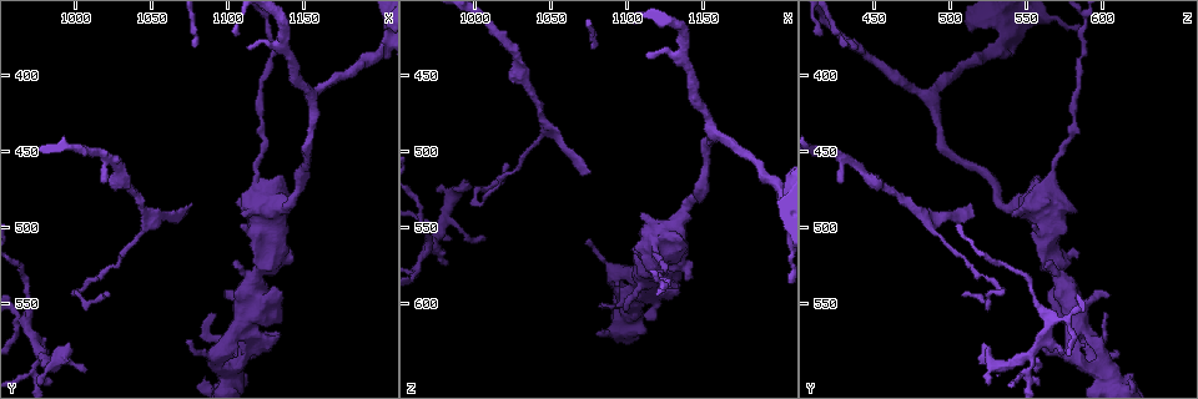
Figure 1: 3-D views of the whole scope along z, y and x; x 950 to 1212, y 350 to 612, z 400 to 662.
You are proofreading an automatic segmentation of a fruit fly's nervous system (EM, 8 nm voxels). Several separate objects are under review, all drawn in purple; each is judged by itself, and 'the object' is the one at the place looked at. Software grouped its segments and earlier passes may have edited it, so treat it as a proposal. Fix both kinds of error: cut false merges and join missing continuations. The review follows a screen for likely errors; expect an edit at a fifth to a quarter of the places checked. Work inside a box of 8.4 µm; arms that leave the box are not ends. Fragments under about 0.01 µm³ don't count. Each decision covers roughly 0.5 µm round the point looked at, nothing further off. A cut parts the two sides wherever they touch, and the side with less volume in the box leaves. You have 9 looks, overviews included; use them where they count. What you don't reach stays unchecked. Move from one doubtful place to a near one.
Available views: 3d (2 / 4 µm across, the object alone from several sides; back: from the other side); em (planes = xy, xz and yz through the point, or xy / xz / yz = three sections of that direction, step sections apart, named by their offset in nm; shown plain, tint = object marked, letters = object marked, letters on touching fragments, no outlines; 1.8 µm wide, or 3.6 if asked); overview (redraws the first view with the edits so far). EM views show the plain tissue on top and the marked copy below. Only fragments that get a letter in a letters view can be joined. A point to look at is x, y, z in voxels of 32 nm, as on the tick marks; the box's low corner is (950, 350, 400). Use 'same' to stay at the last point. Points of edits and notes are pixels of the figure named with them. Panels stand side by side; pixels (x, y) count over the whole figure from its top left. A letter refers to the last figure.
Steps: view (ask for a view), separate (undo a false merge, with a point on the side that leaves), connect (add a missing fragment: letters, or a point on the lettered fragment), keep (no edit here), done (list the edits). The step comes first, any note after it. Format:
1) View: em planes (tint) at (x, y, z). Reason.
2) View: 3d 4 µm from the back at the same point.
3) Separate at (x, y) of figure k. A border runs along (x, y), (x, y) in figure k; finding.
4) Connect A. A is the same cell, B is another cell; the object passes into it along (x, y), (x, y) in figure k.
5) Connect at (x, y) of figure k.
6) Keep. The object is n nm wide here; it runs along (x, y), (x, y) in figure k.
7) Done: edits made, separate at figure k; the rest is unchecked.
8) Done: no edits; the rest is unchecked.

View: em planes (letters) at (1098, 544, 604). Branch stops here.

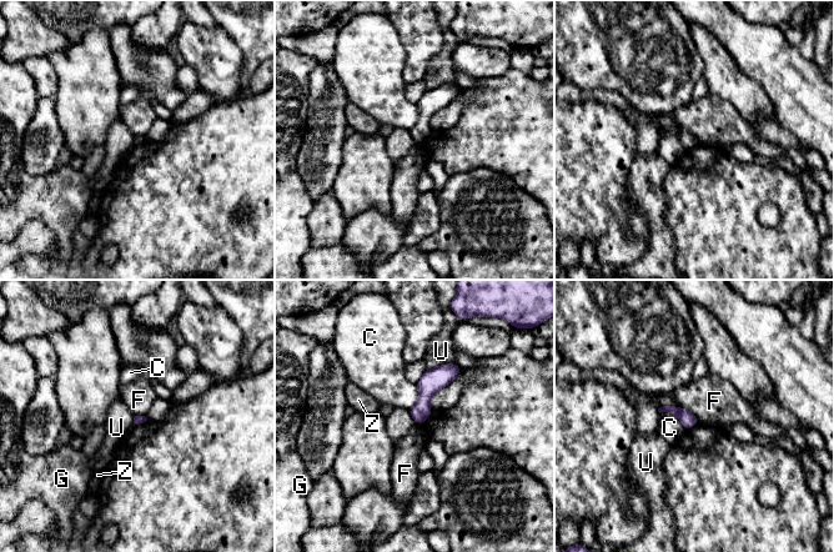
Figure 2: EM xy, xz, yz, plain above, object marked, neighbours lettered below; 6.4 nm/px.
Keep. C, F, G, U and Z are other cells; it runs along (455, 367), (425, 394), (417, 420) in figure 2; none of them fits.

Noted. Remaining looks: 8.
View: 3d 4 µm from the back at (1124, 484, 554). Sudden change in width.

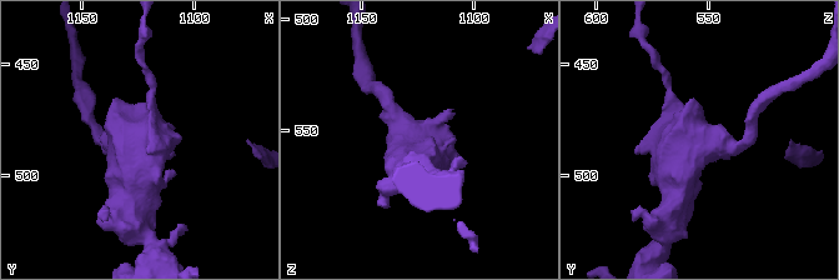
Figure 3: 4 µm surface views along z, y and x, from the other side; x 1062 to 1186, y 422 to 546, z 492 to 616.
View: em 3.6 µm planes (letters) at (1124, 483, 554).

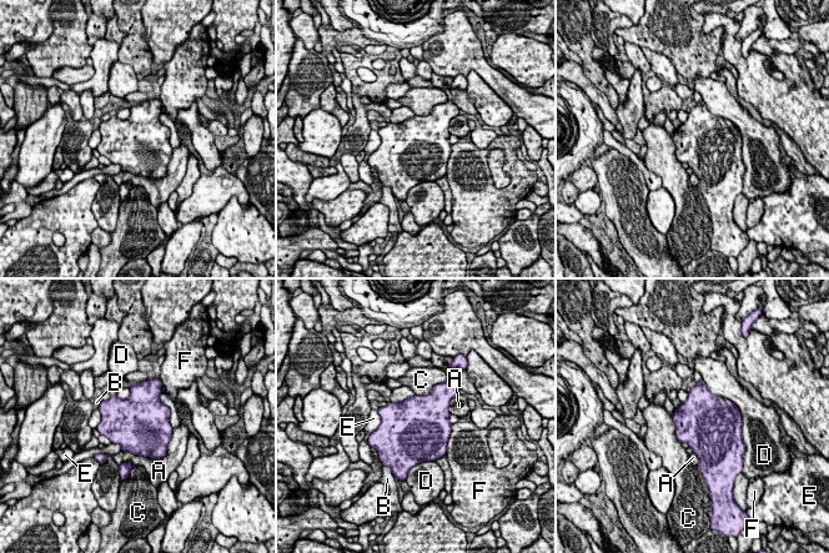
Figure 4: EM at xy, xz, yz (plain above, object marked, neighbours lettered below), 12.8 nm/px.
Keep. A, B, C, D, E and F are other cells; a border runs along (672, 418), (674, 437), (681, 443) in figure 4; all the same neuron.

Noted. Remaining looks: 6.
View: 3d 4 µm at (1120, 428, 580). Narrows sharply.

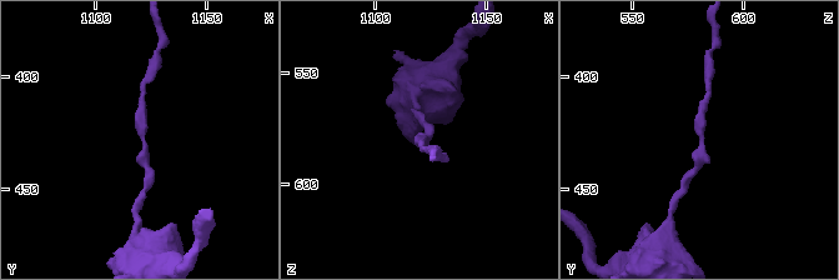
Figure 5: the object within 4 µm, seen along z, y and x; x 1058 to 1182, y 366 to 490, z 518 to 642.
View: em planes (tint) at (1122, 428, 581). Now the EM.

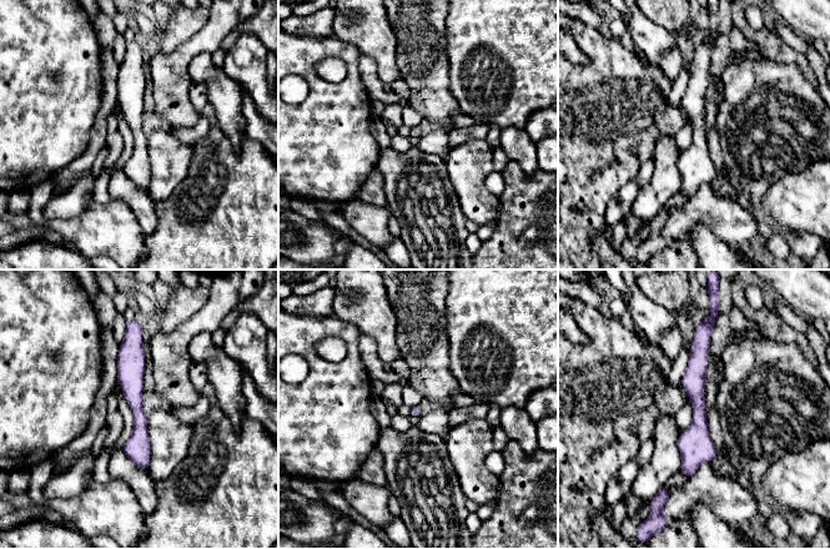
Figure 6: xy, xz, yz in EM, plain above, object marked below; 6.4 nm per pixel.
View: em planes (letters) at the same point.

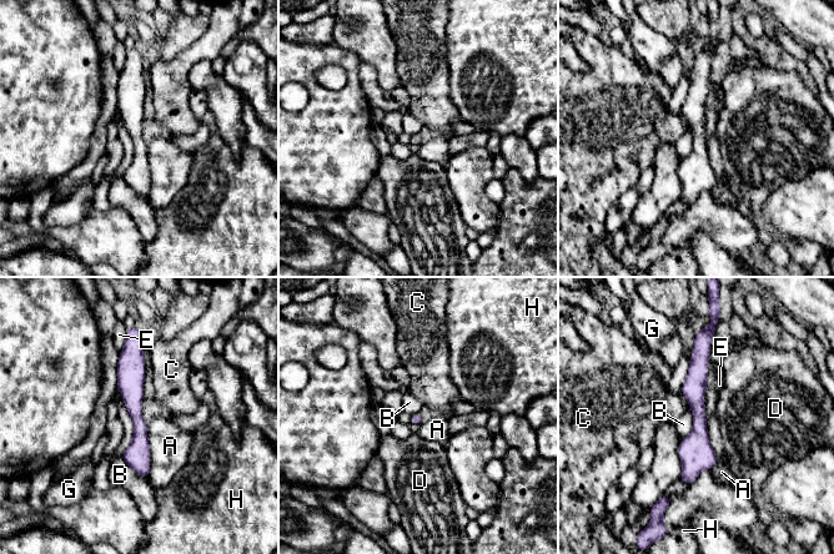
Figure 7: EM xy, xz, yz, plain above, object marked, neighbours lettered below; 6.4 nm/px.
Keep. The object is 70 nm wide here; A, B, C, D, E, G and H are other cells; a border runs along (689, 407), (693, 429), (682, 439) in figure 7; continuous, no second neuron.

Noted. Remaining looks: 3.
View: em yz step 4 (letters) at (1020, 544, 506). An open end.

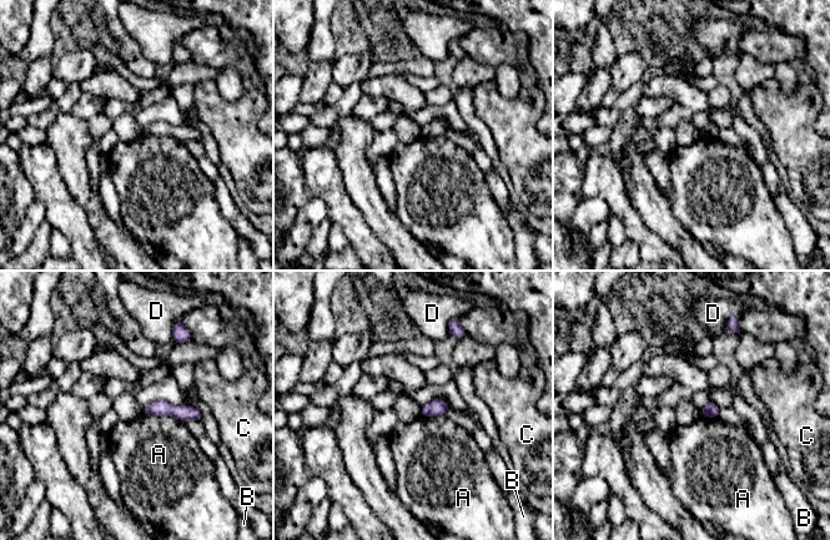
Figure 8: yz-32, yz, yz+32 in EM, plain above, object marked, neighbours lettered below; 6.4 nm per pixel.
Keep. The object is 90 nm wide here; A, B, C and D are other cells; a border runs along (142, 413), (172, 415), (180, 420) in figure 8; no lettered fragment goes on from it.

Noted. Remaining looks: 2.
Done: no edits; the rest is unchecked.

